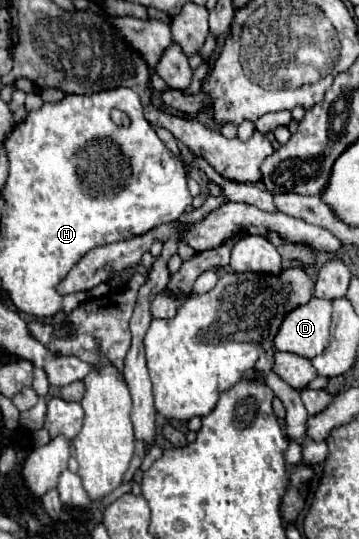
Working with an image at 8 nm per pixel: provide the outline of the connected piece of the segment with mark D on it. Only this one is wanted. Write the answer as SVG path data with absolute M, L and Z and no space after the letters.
M312 296L310 302L294 308L274 338L274 348L304 358L314 358L328 344L332 302Z

